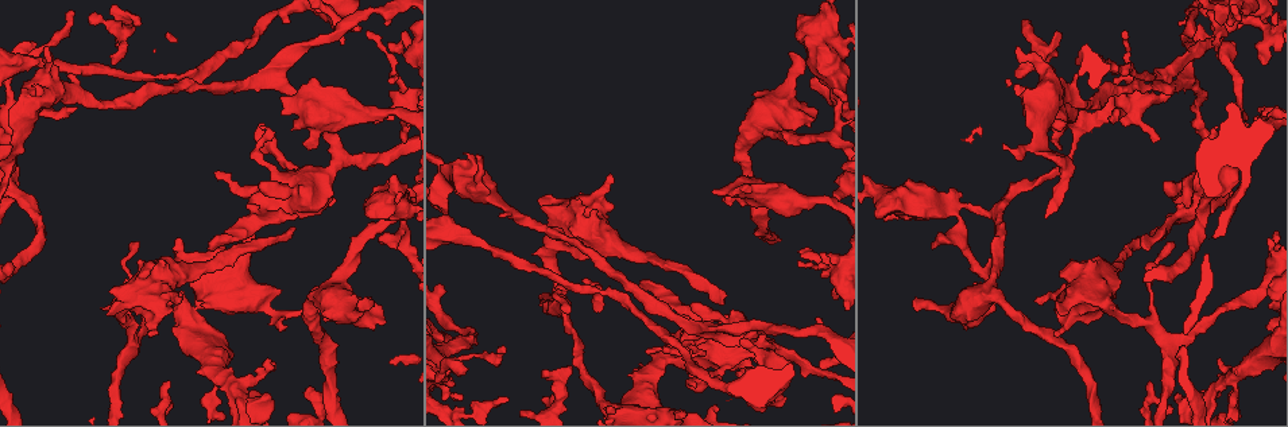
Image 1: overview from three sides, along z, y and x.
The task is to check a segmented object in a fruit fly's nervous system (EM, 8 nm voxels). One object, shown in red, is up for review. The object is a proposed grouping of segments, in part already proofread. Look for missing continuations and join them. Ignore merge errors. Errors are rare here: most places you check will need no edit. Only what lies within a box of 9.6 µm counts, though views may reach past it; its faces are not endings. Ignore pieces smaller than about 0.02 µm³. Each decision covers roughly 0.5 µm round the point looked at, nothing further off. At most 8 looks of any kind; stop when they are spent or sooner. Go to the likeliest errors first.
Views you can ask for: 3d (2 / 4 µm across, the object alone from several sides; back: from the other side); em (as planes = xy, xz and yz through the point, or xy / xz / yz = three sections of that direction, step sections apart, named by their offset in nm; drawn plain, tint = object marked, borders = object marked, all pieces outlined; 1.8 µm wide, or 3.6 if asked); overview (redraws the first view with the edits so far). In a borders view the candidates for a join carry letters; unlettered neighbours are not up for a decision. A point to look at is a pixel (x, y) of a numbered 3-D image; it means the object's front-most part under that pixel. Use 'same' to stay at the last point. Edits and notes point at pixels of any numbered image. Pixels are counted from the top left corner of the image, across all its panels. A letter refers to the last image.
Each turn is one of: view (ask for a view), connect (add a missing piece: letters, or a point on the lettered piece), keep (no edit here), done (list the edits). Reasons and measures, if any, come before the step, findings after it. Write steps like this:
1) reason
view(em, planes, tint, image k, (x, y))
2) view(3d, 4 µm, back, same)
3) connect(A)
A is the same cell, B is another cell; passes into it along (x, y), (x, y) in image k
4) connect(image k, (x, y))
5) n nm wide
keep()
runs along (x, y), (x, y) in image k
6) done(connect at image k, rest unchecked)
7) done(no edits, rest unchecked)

end of a long branch
view(em, planes, tint, image 1, (739, 375))

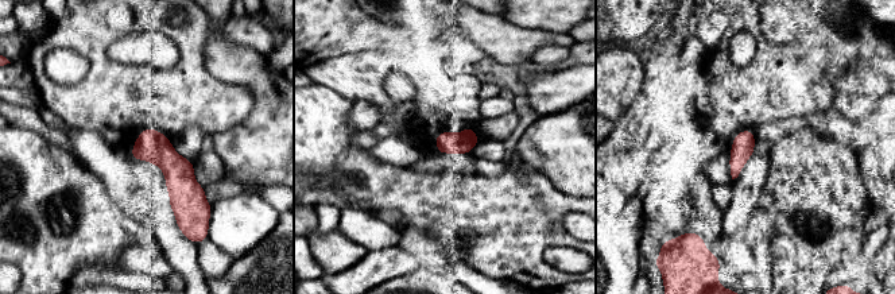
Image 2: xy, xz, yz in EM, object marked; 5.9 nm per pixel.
view(em, planes, borders, same)

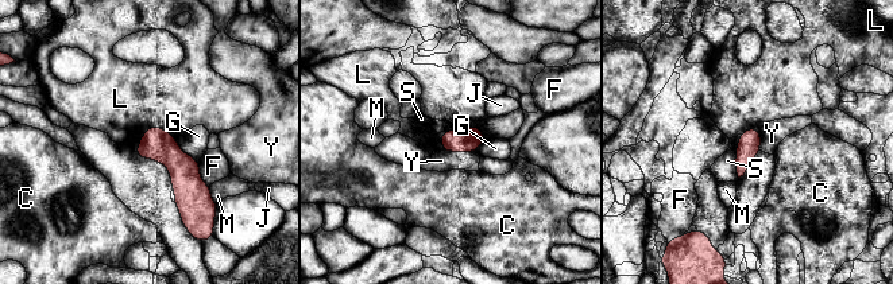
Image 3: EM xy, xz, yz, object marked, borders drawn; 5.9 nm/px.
140 nm wide
keep()
C, F, G, J, L, M, S and Y are other cells; border along (443, 150), (476, 152) in image 3; no lettered piece goes on from it

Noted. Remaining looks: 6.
long arm stops here
view(em, planes, borders, image 1, (73, 106))

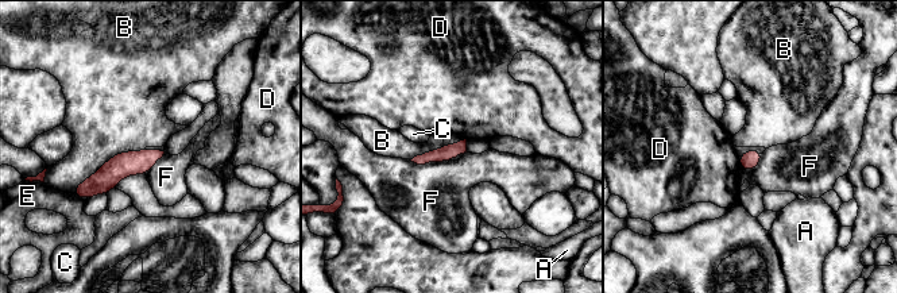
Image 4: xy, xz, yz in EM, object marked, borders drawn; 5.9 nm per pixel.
B touches over 500 nm
keep()
A, B, C, D, E and F are other cells; no lettered piece goes on from it

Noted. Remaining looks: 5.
thick end
view(em, planes, plain, image 1, (1014, 84))

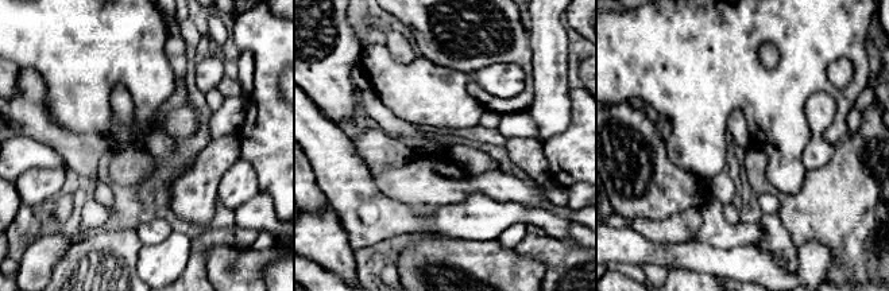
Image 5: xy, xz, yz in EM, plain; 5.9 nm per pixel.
view(em, planes, borders, same)

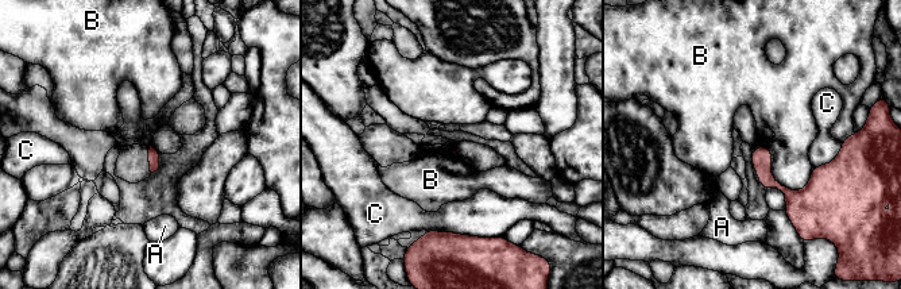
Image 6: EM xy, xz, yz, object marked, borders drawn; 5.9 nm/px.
keep()
A, B and C are other cells; border along (814, 166), (801, 189), (770, 170) in image 6; no lettered piece goes on from it

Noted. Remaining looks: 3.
free end
view(3d, 4 µm, image 1, (783, 406))

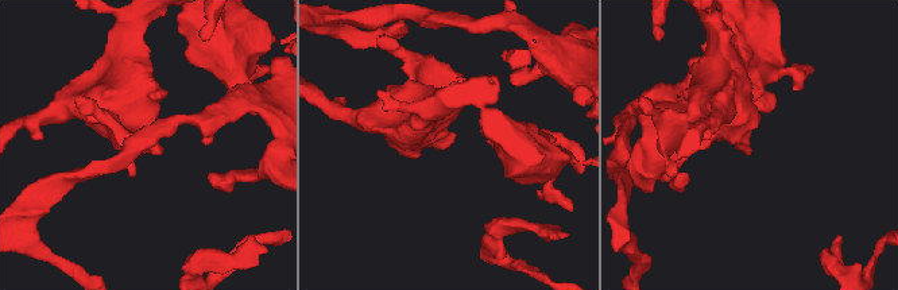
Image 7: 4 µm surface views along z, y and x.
view(em, 3.6 µm, planes, borders, image 7, (749, 150))

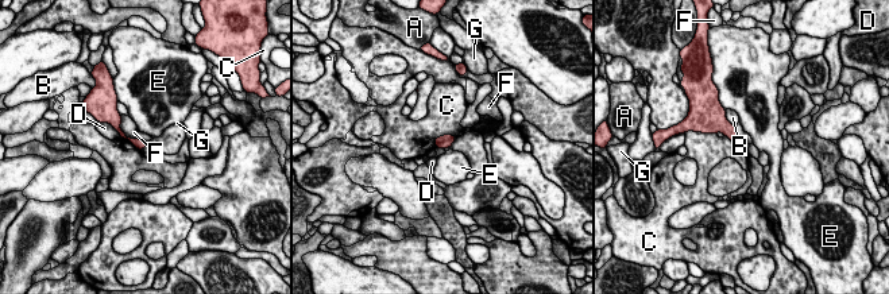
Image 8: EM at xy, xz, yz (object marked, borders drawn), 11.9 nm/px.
F touches over 500 nm
keep()
A, B, C, D, E, F and G are other cells; no lettered piece goes on from it

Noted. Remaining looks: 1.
done(no edits, rest unchecked)

